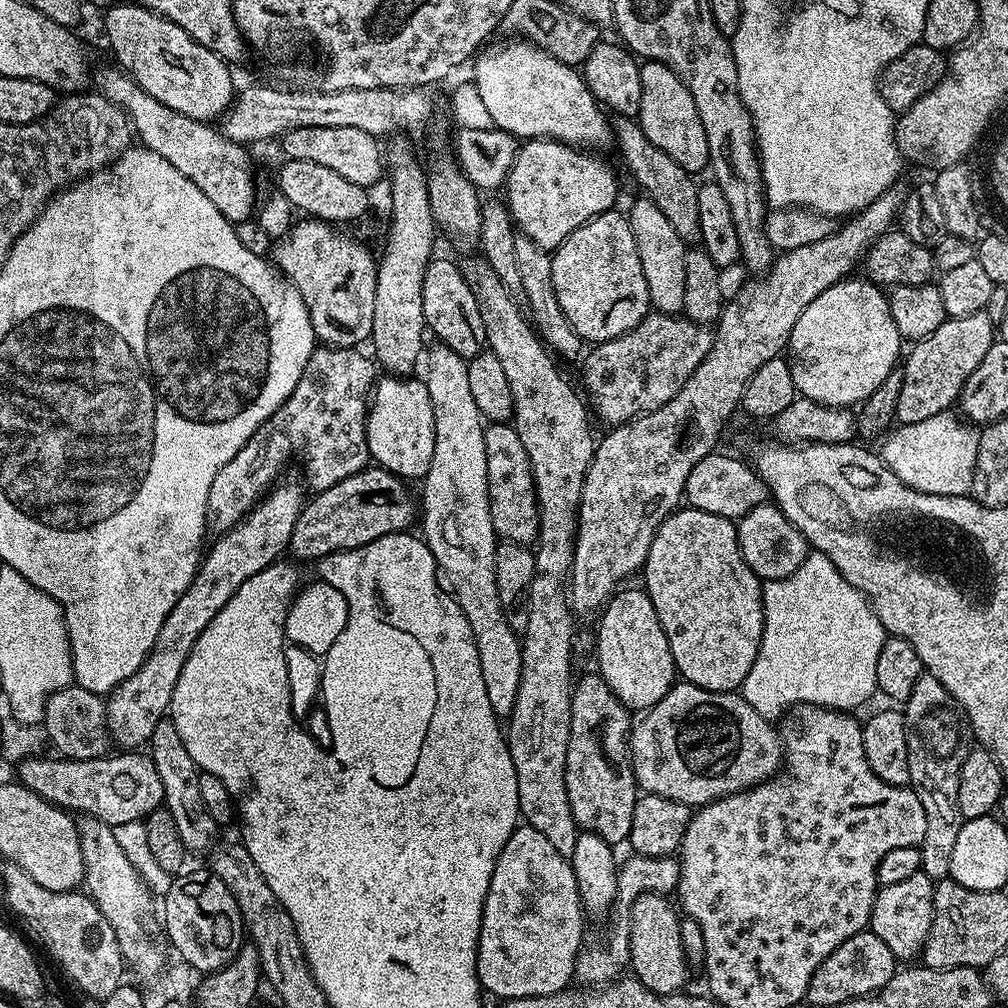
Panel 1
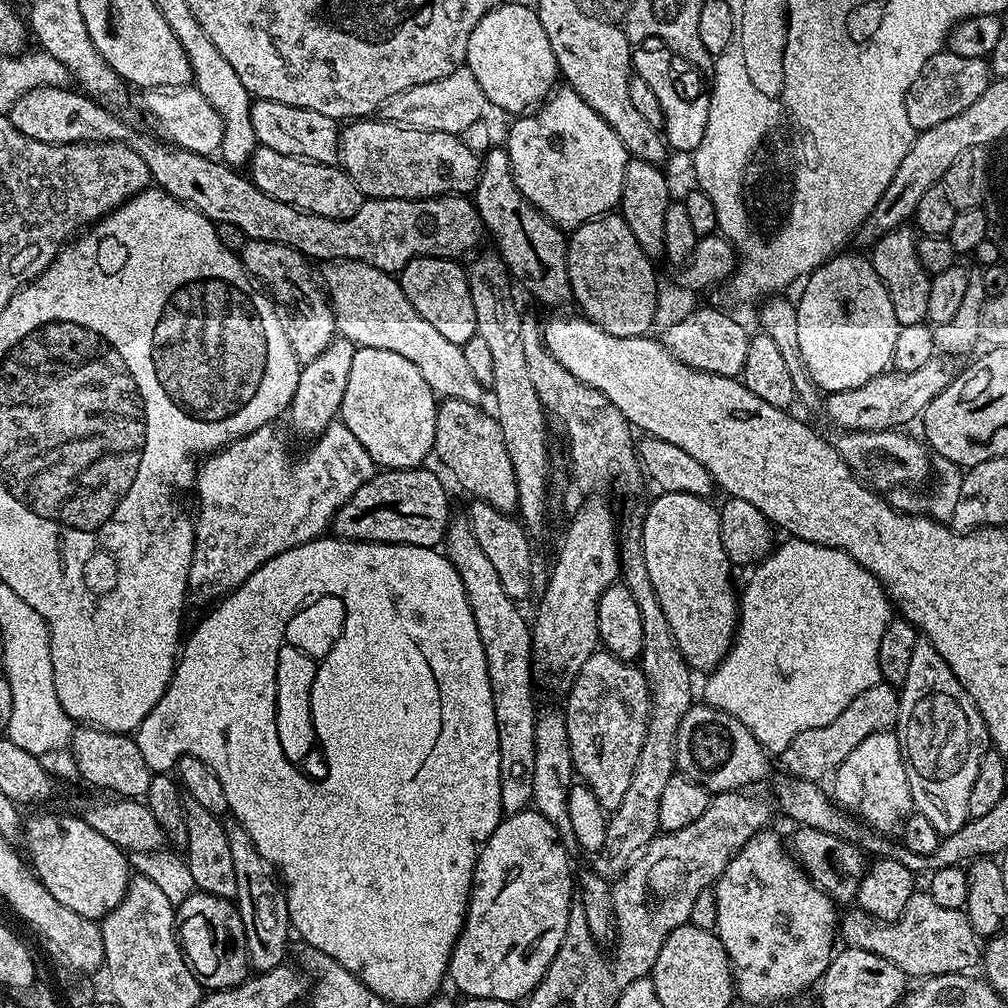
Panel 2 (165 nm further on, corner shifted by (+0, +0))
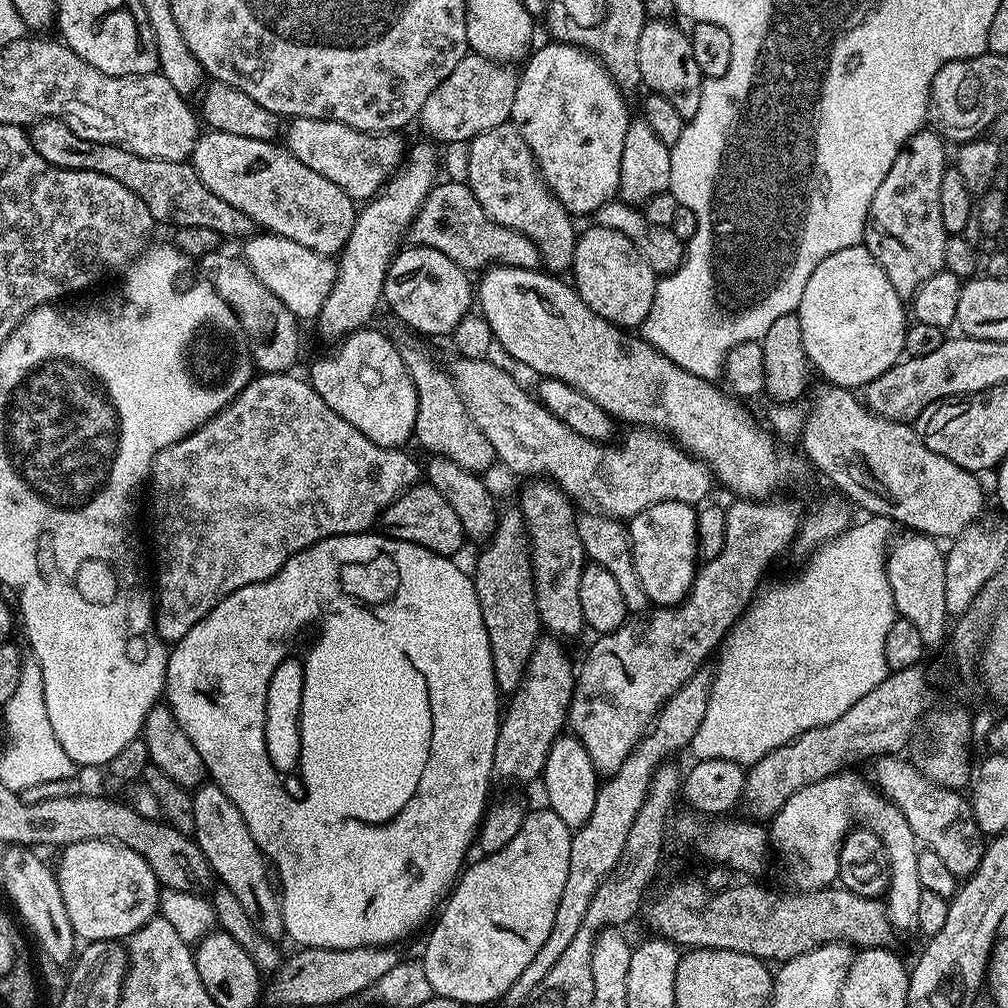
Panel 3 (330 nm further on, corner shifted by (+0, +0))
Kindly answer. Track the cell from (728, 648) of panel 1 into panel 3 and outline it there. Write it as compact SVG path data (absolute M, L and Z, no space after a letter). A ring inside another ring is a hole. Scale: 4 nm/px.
M664 502L642 510L627 521L634 570L649 601L656 606L675 606L688 595L696 578L696 512L690 504Z

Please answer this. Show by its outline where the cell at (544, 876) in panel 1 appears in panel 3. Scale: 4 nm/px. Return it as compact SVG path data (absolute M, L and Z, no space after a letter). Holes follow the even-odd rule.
M541 808L541 812L529 811L525 815L522 830L514 834L510 846L493 856L477 859L477 864L468 869L465 867L464 877L455 881L450 895L443 901L440 921L433 926L422 955L426 979L435 995L453 999L461 1006L488 1004L520 984L522 970L534 962L538 950L542 950L546 938L550 938L554 916L558 914L558 902L562 902L562 886L566 886L566 874L570 874L573 829L568 828L551 808Z

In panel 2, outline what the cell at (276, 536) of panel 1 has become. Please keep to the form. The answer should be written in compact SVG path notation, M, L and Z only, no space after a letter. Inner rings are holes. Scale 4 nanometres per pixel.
M337 338L322 350L314 362L303 365L298 378L298 390L294 390L294 398L290 409L292 416L291 431L300 436L315 438L327 430L339 417L342 397L346 394L346 382L350 382L350 365L354 363L357 346L352 342Z

